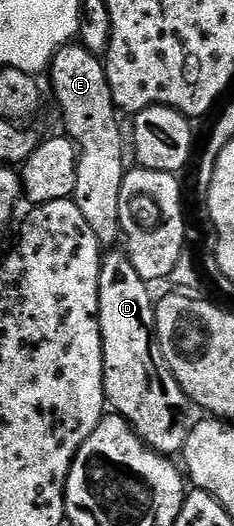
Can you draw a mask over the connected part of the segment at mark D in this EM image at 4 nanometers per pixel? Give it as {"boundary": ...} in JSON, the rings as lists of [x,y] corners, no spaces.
{"boundary":[[[114,247],[103,256],[98,280],[98,322],[102,340],[104,391],[109,408],[117,416],[123,417],[150,448],[163,455],[181,454],[188,443],[188,435],[192,435],[192,427],[196,427],[200,419],[200,410],[198,404],[180,387],[176,375],[172,375],[166,362],[156,355],[156,297],[150,294],[150,289],[148,282],[140,279],[136,267],[132,267],[129,253]]]}

